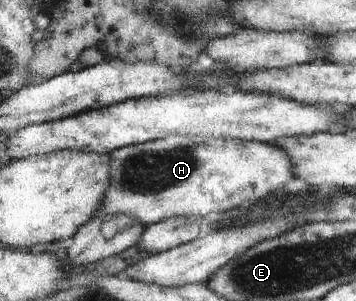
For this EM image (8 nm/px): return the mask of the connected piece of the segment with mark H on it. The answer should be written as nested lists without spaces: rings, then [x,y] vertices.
[[[167,135],[153,140],[119,148],[110,156],[111,184],[107,188],[100,214],[125,214],[134,217],[144,226],[159,223],[172,217],[203,218],[210,212],[224,213],[238,208],[242,202],[262,202],[282,191],[286,182],[294,178],[294,164],[286,152],[270,143],[241,141],[200,135]]]

